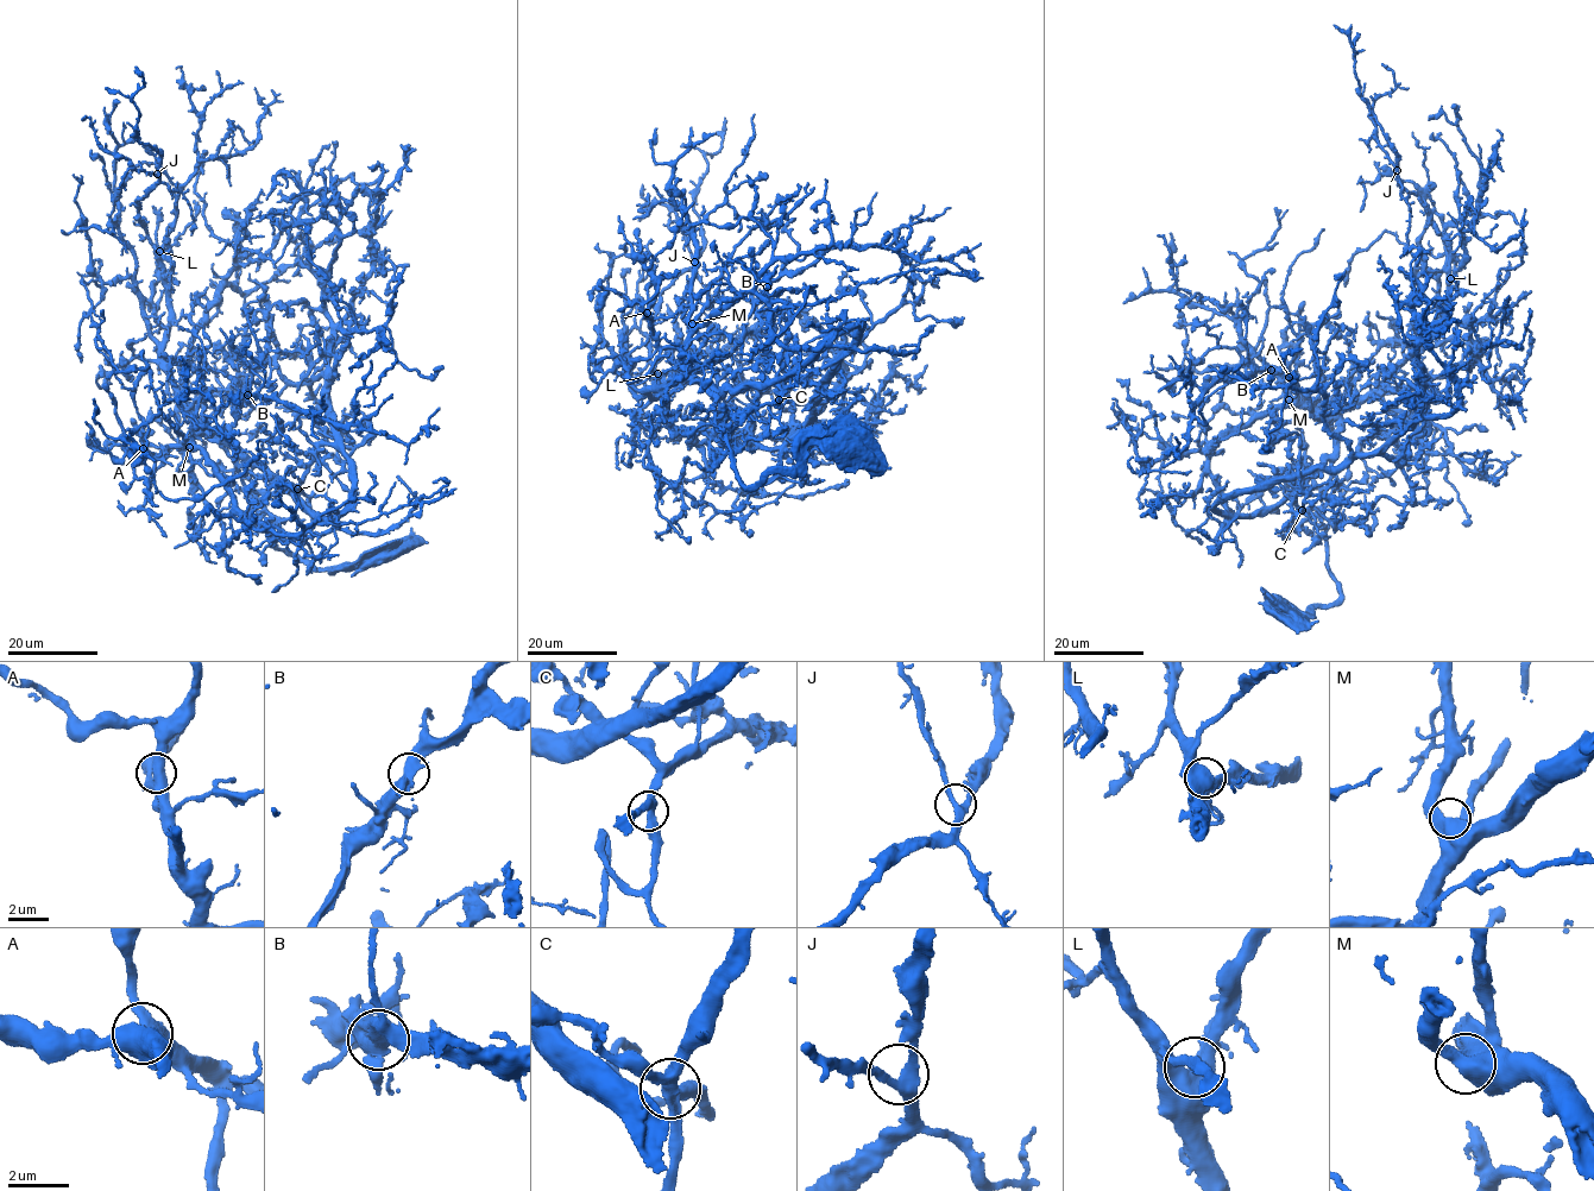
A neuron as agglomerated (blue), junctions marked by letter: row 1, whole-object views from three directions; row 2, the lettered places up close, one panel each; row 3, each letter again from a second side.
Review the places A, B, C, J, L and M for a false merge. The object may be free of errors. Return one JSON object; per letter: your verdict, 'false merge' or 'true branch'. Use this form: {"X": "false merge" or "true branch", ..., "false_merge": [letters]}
{"A": "true branch", "B": "true branch", "C": "true branch", "J": "true branch", "L": "true branch", "M": "true branch", "false_merge": []}

